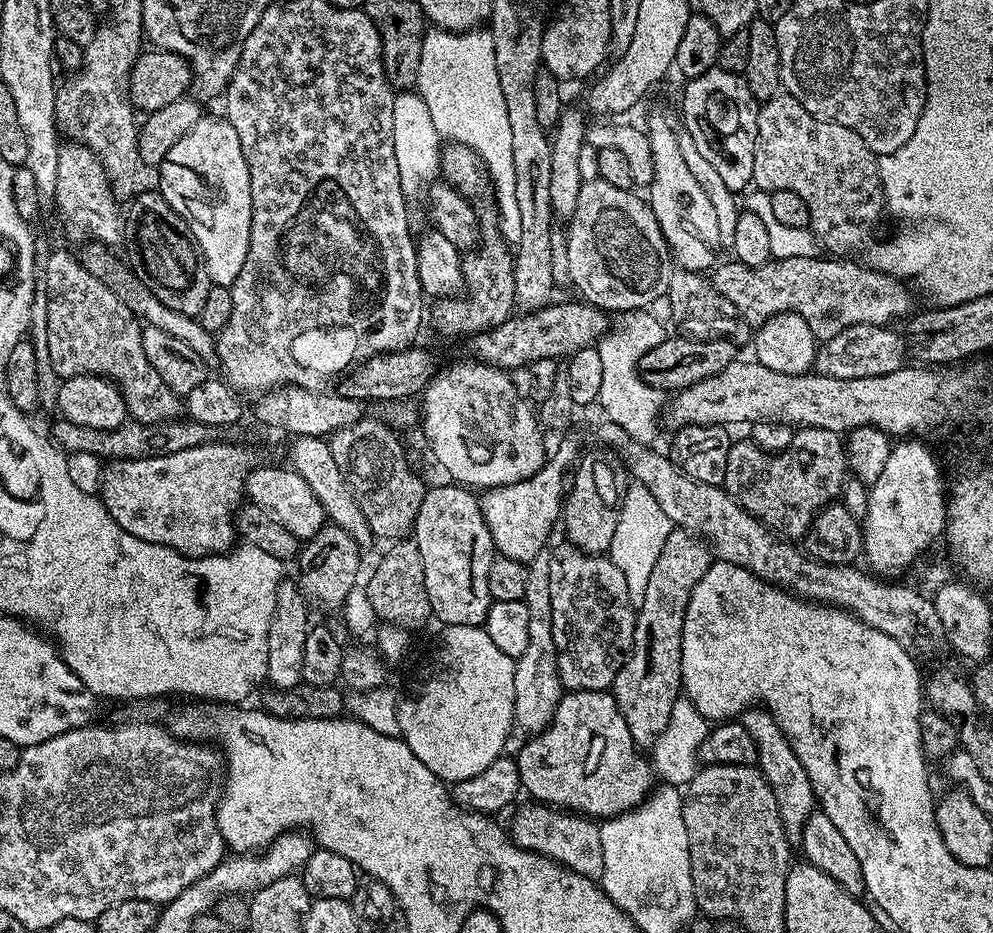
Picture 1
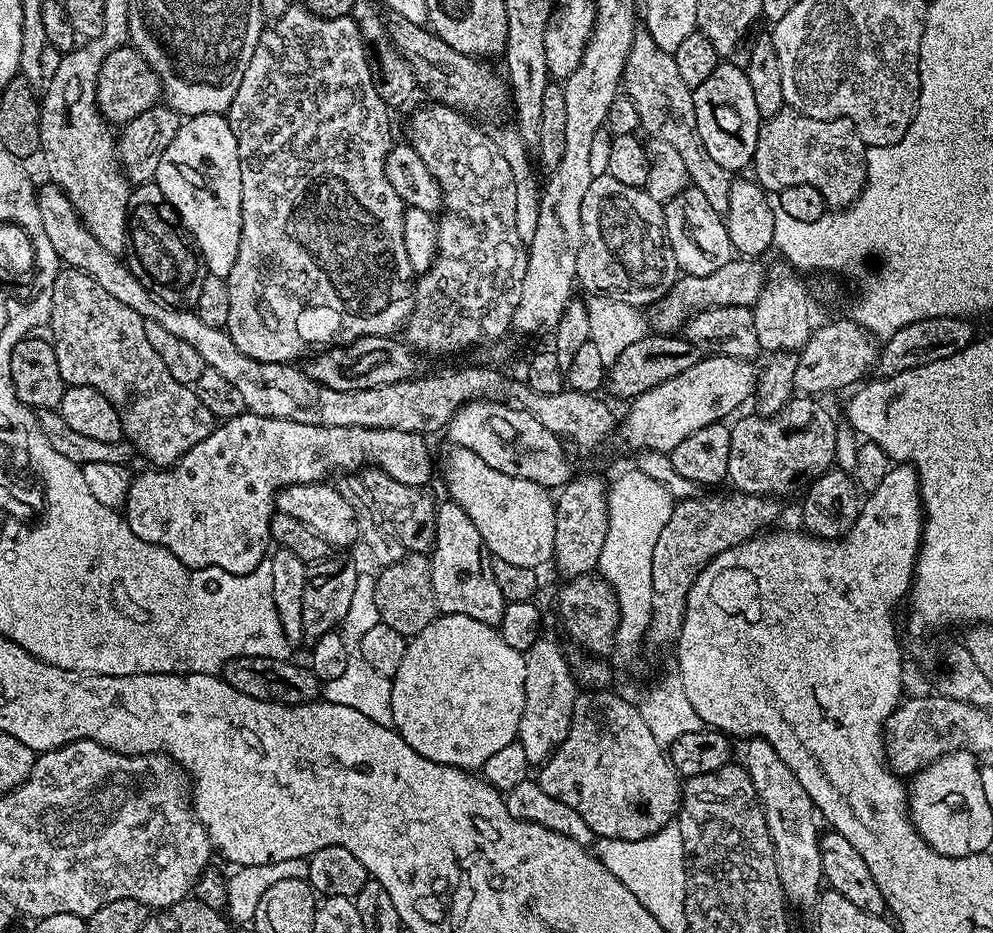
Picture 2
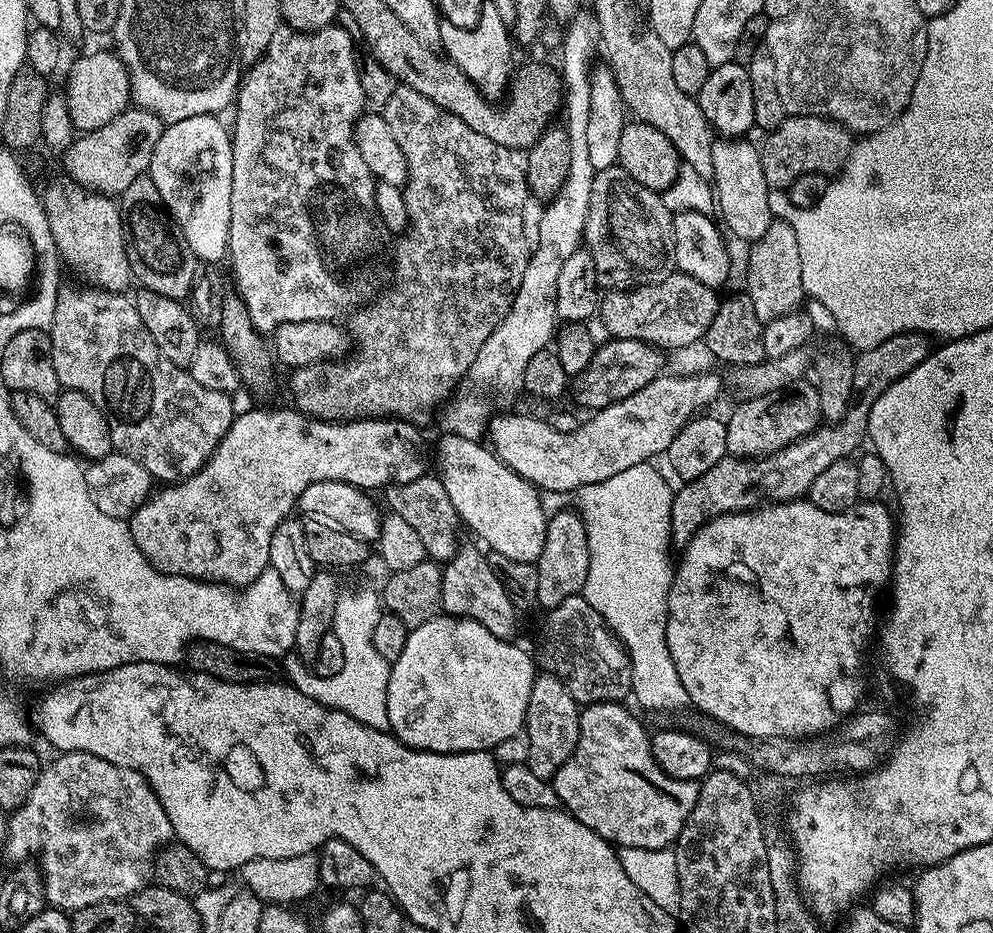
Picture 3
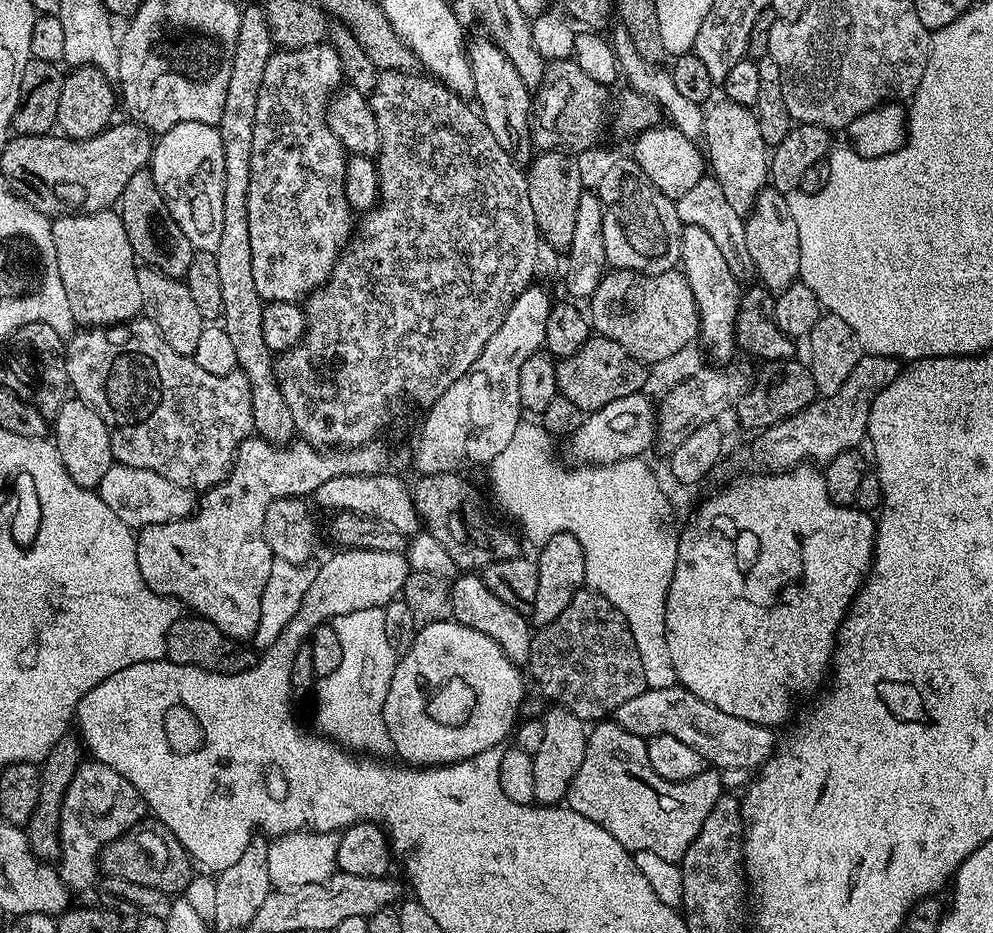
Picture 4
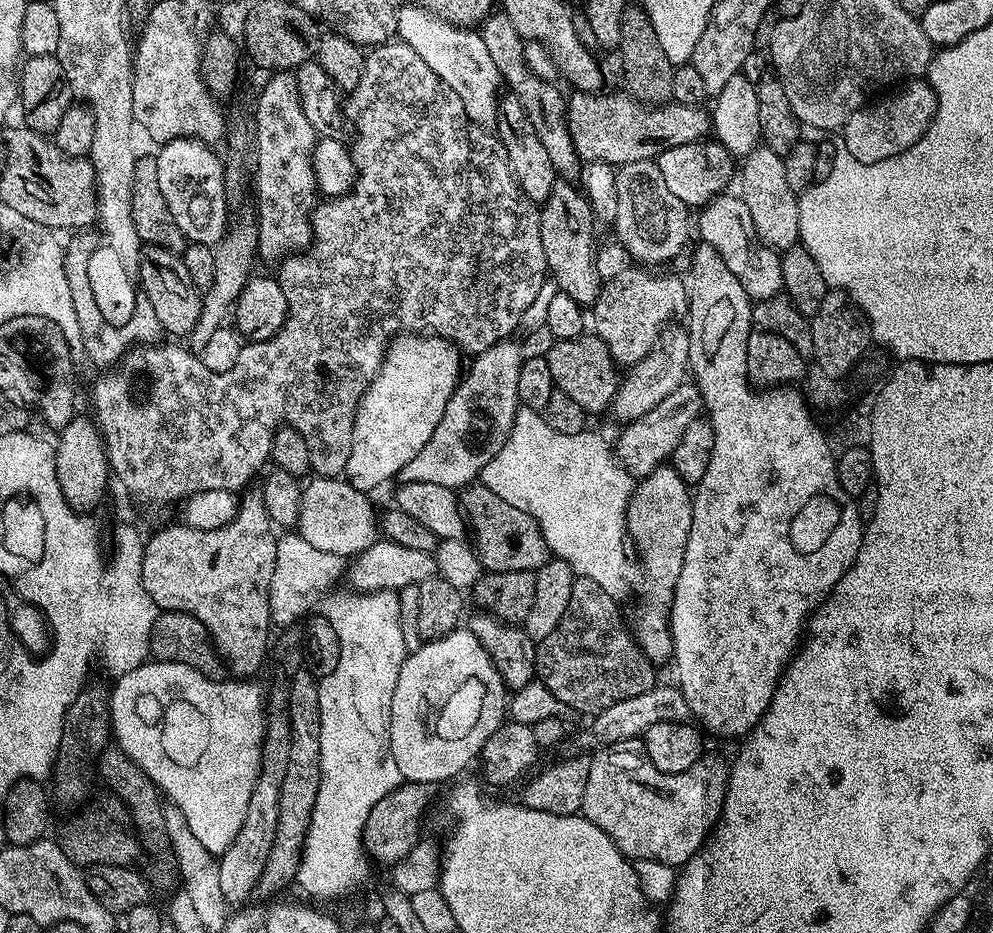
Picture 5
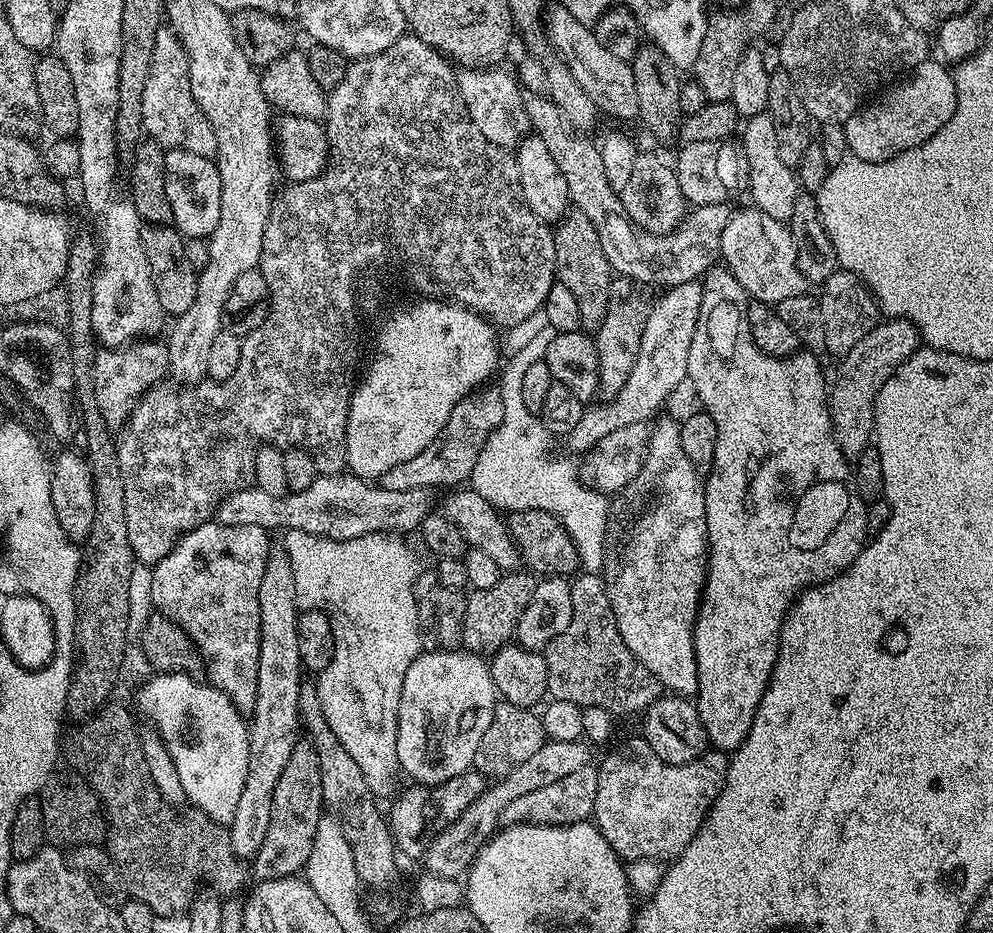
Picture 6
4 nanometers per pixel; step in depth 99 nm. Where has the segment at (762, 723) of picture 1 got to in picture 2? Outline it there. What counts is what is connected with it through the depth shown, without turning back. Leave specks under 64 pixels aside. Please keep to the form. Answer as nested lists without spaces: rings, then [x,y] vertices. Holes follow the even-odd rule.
[[[751,737],[745,744],[746,756],[742,762],[754,782],[760,805],[763,806],[767,829],[770,830],[770,838],[774,842],[775,861],[785,899],[793,907],[796,905],[817,909],[822,895],[822,888],[819,886],[822,886],[824,880],[821,870],[820,829],[818,830],[816,822],[818,810],[813,806],[813,800],[803,789],[798,776],[768,742],[760,737]]]

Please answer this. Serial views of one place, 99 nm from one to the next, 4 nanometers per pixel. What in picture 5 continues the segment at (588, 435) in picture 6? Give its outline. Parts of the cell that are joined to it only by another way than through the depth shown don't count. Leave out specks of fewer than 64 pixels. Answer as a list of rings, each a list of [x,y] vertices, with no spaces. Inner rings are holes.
[[[665,327],[660,334],[655,346],[648,352],[644,359],[631,365],[626,375],[621,379],[621,384],[613,400],[610,412],[625,424],[638,419],[642,414],[658,406],[666,395],[672,394],[677,387],[685,381],[689,367],[689,338],[685,327]]]

